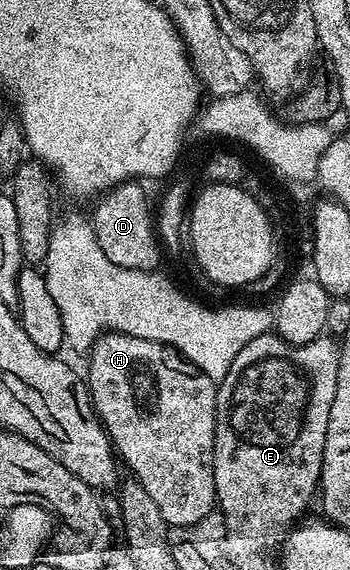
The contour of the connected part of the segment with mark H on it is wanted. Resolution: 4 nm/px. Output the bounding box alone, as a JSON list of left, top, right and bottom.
[84,331,218,528]

